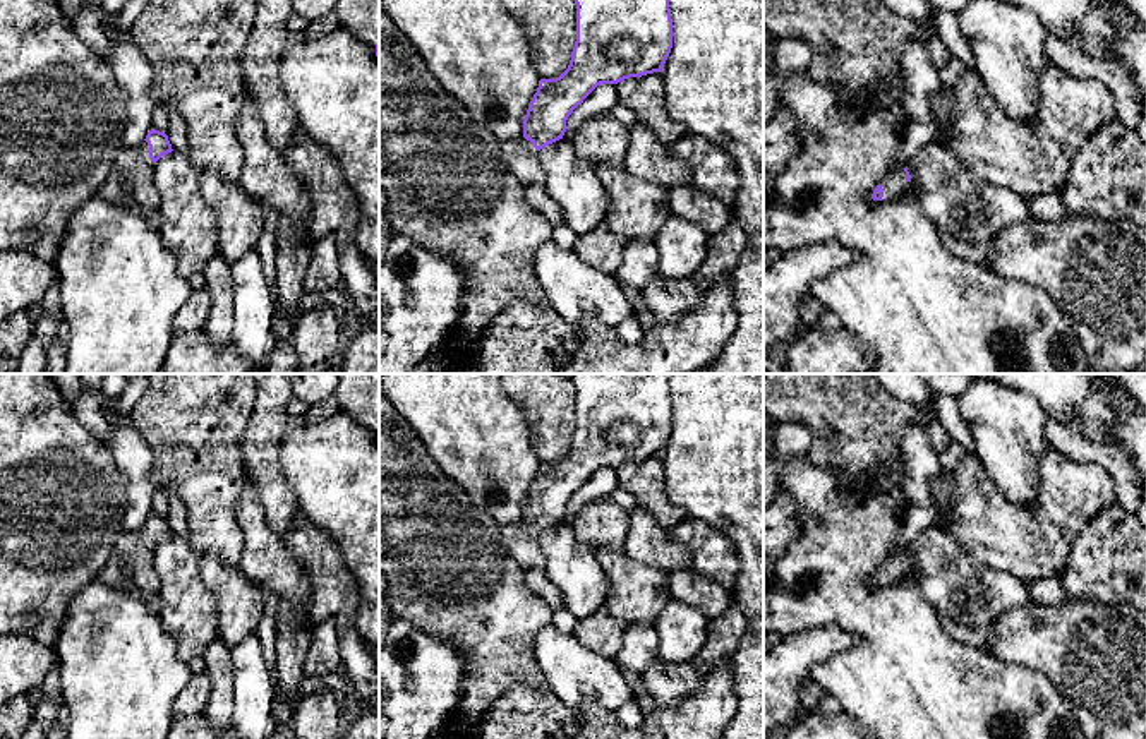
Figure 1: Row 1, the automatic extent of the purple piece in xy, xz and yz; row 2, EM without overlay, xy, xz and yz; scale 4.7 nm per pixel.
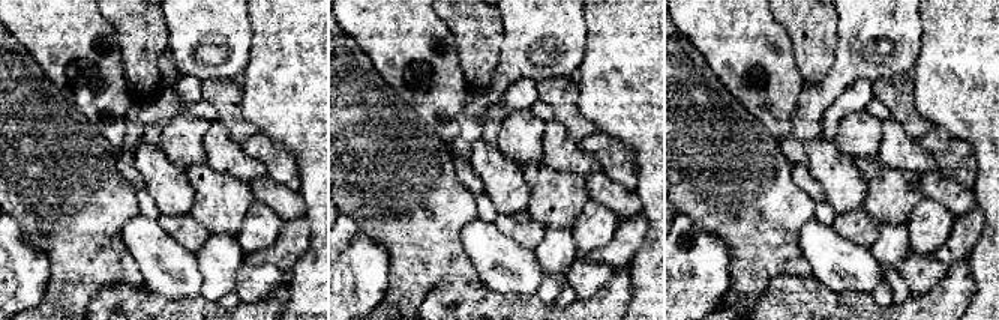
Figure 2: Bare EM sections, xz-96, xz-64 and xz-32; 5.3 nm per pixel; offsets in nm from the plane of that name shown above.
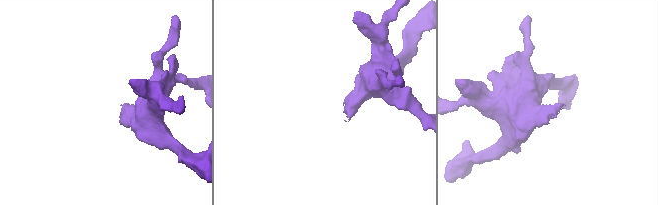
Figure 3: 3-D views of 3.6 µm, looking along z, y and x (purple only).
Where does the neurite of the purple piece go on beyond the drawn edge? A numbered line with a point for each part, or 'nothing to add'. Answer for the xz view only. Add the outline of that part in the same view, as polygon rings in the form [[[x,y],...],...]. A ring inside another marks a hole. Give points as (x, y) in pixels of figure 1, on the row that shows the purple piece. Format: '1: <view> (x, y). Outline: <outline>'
1: xz (522, 158). Outline: [[[523,135],[501,144],[501,154],[508,170],[520,180],[525,190],[532,185],[546,183],[546,171],[539,163],[539,151]]]

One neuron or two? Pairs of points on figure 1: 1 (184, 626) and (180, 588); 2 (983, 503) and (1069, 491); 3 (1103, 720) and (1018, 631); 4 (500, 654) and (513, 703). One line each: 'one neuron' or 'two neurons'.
1: one neuron
2: one neuron
3: one neuron
4: two neurons

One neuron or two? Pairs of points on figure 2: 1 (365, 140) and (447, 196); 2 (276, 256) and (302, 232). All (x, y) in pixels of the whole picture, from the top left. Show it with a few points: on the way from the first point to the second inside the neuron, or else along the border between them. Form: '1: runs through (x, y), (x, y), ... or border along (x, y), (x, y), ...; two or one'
1: runs through (386, 152), (426, 193); one
2: runs through (282, 251), (296, 238); one

